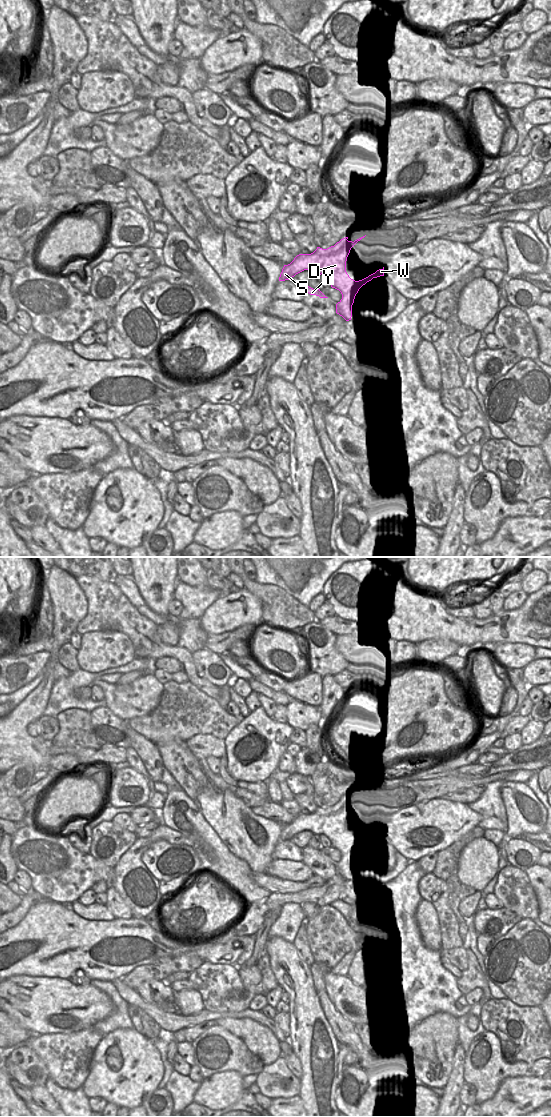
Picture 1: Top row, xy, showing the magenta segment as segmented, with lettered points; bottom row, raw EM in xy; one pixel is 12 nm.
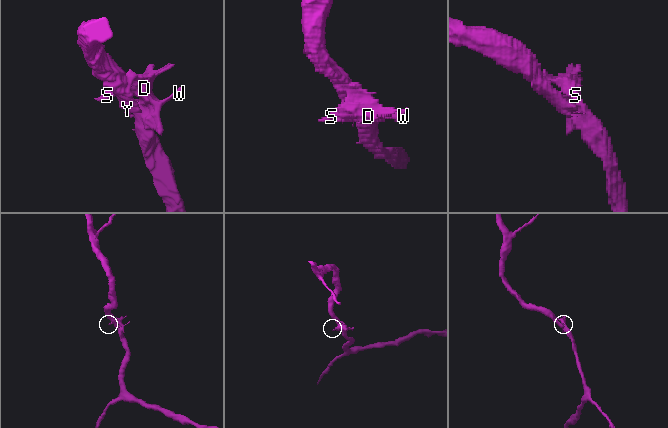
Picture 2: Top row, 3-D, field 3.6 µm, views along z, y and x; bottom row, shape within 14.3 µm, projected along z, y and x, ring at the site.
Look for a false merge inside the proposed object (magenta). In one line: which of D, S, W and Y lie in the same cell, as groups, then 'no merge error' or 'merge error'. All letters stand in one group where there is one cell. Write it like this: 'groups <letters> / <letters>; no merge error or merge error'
groups D S W / Y; merge error

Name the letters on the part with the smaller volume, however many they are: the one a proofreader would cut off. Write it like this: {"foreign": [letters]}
{"foreign": ["D", "S", "W"]}

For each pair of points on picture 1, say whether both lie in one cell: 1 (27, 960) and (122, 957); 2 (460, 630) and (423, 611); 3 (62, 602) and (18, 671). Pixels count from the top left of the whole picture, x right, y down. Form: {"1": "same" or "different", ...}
{"1": "same", "2": "same", "3": "same"}

